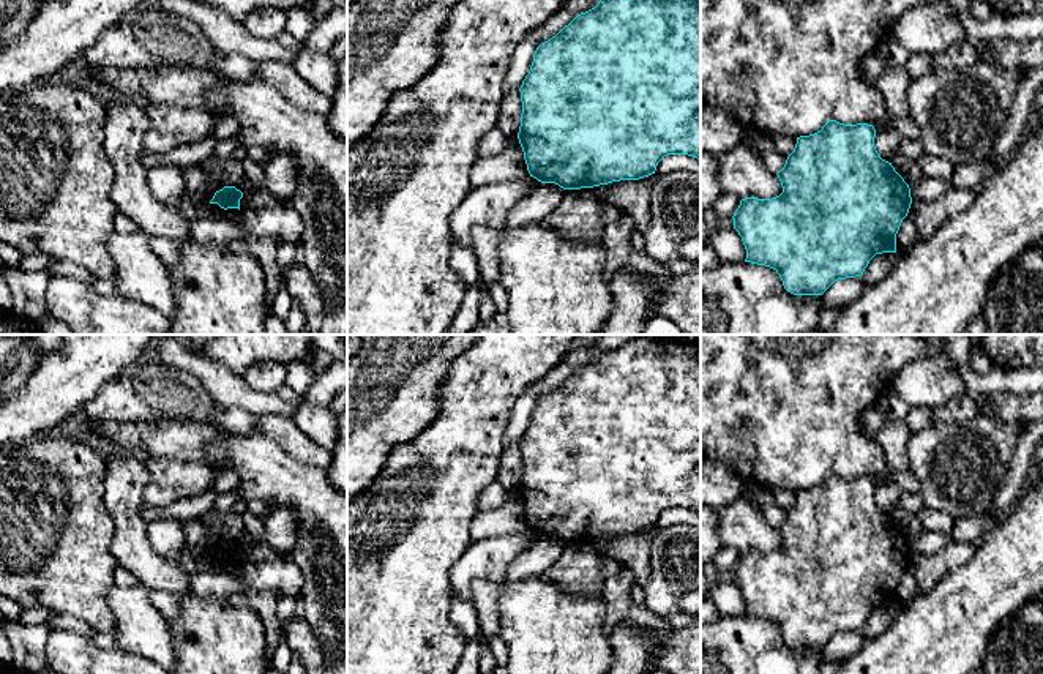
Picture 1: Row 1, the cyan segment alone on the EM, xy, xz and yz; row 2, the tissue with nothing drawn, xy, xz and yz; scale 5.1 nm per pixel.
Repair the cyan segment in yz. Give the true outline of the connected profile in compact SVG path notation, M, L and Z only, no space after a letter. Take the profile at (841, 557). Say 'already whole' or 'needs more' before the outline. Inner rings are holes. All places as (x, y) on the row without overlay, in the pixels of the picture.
already whole; M828 474L814 488L797 491L794 505L776 527L783 546L772 552L742 552L732 570L746 603L745 616L773 622L794 649L822 649L838 633L862 630L876 608L896 606L896 587L912 557L910 541L892 516L880 511L874 491L873 478L836 474Z

